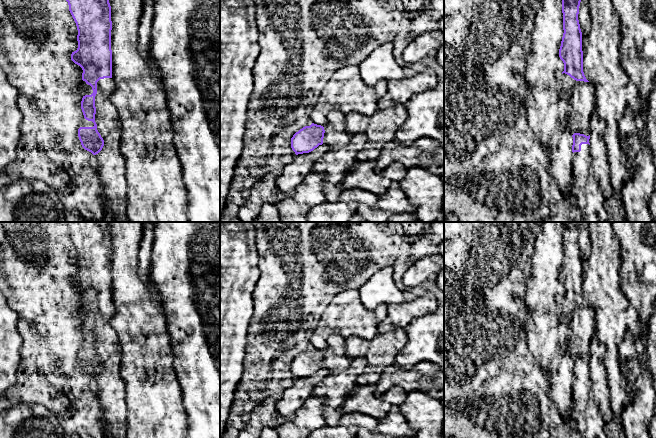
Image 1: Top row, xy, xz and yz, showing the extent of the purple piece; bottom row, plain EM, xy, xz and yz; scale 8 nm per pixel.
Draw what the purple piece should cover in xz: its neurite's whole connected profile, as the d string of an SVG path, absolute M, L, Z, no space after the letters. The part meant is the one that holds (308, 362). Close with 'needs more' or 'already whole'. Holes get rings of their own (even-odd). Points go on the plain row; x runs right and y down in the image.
M331 336L327 339L327 347L324 350L312 347L303 351L291 362L292 374L298 379L309 377L322 368L332 373L348 368L351 359L346 355L345 345L345 338Z; needs more

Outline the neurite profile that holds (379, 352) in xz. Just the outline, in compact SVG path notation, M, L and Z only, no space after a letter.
M398 328L384 334L377 334L367 341L352 335L346 340L346 355L351 360L363 357L367 367L357 378L357 385L375 386L385 368L395 364L397 353L406 345L406 330Z

